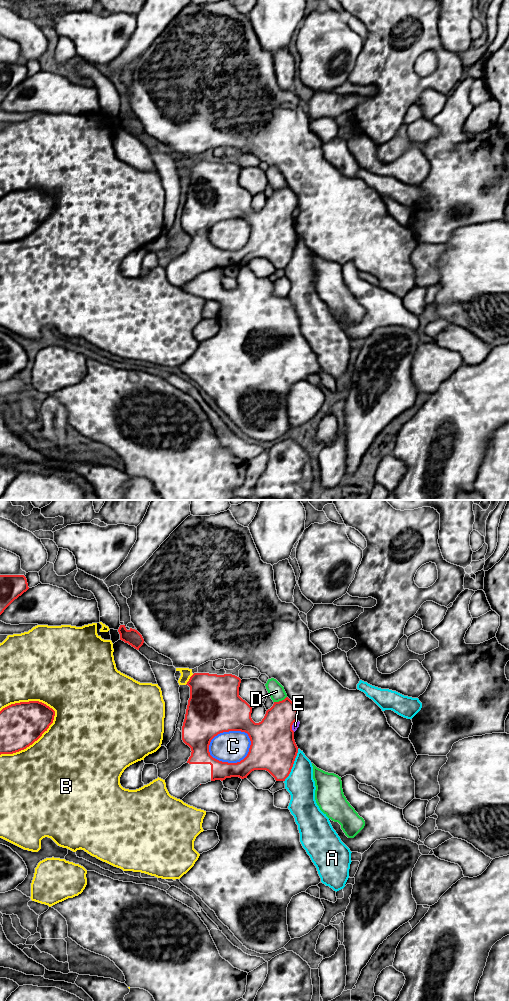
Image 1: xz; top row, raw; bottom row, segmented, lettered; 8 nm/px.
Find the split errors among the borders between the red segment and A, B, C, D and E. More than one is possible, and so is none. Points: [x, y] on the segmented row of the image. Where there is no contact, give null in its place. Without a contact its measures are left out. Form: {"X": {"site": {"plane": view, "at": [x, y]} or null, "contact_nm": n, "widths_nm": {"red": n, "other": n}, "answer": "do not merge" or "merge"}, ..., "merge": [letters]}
{"A": {"site": {"plane": "xz", "at": [292, 765]}, "contact_nm": 280, "widths_nm": {"red": 360, "other": 220}, "answer": "do not merge"}, "B": {"site": {"plane": "xz", "at": [32, 743]}, "contact_nm": 550, "widths_nm": {"red": 360, "other": 500}, "answer": "do not merge"}, "C": {"site": {"plane": "xz", "at": [227, 731]}, "contact_nm": 360, "widths_nm": {"red": 420, "other": 260}, "answer": "merge"}, "D": {"site": {"plane": "xz", "at": [280, 701]}, "contact_nm": 120, "widths_nm": {"red": 280, "other": 130}, "answer": "do not merge"}, "E": {"site": {"plane": "xz", "at": [292, 724]}, "contact_nm": 110, "widths_nm": {"red": 360, "other": 50}, "answer": "do not merge"}, "merge": ["C"]}

